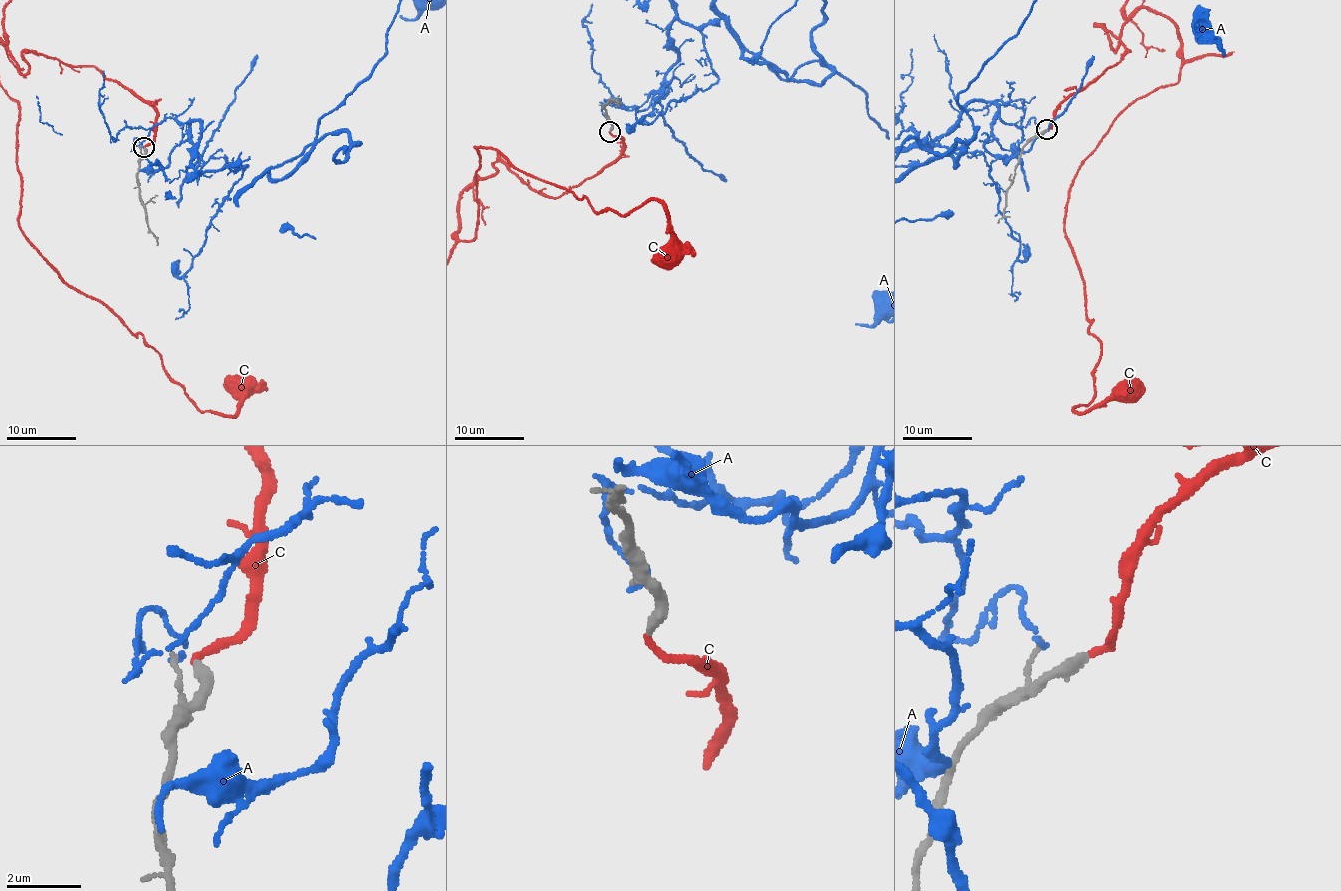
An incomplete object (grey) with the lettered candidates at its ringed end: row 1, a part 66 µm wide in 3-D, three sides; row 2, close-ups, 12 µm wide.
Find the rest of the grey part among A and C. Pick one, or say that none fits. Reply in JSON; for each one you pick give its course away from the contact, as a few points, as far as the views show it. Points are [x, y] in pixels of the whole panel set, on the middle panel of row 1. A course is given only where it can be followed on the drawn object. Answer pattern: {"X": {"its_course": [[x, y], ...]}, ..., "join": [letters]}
{"C": {"its_course": [[610, 132], [559, 197], [496, 161], [452, 235], [482, 147], [597, 214], [656, 200], [666, 256]]}, "join": ["C"]}

